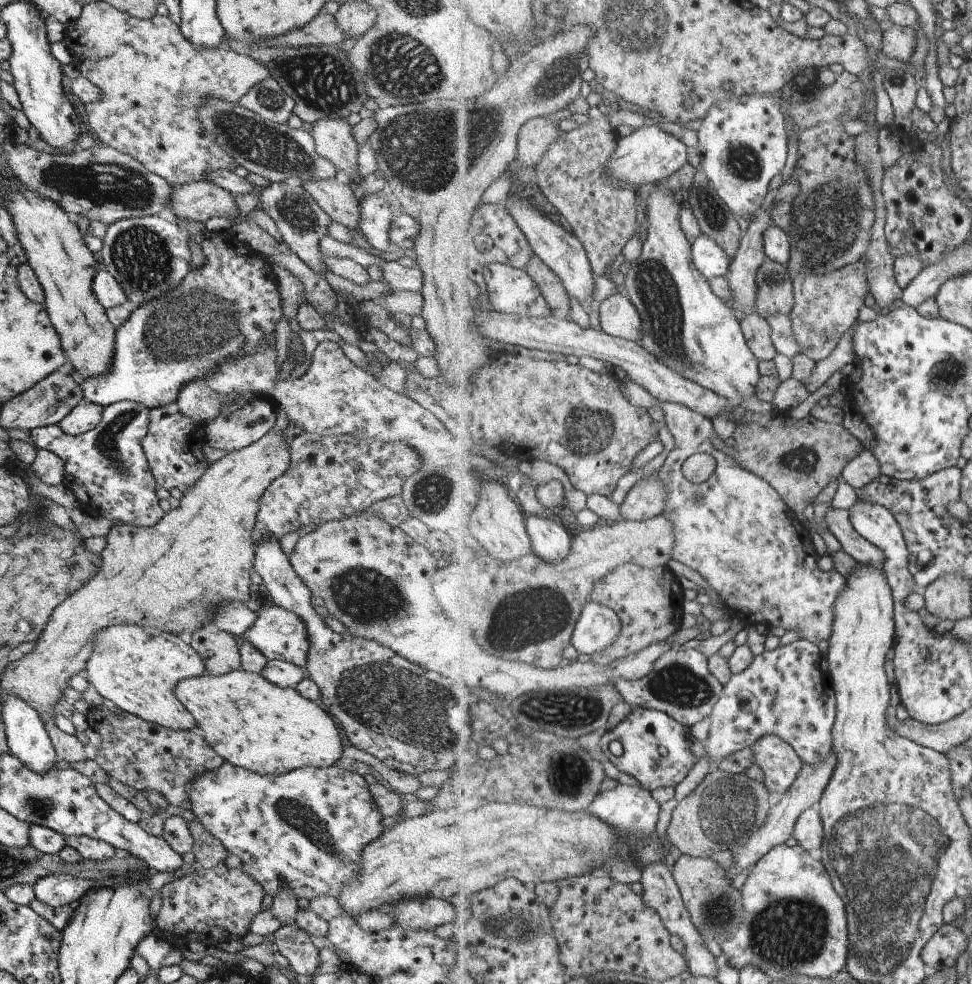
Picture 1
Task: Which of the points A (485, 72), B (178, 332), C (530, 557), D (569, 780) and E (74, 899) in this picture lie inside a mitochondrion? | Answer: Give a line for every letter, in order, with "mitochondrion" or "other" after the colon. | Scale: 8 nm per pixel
A: other
B: mitochondrion
C: other
D: mitochondrion
E: other

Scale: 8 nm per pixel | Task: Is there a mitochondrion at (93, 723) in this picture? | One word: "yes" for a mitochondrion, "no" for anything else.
no

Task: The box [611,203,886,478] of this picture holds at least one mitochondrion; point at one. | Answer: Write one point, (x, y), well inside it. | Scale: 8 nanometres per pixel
(656, 288)

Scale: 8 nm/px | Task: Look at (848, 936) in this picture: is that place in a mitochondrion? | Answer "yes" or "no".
yes

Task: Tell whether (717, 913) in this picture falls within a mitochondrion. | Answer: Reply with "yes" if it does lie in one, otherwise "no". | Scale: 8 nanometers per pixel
yes

